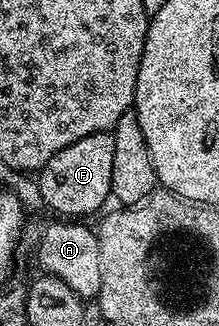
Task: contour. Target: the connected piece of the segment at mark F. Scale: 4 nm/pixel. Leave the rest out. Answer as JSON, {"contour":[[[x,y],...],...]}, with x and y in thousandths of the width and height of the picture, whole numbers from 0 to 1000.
{"contour":[[[466,402],[461,408],[425,408],[406,420],[370,420],[370,433],[333,433],[333,445],[297,445],[297,457],[279,457],[279,469],[260,469],[242,482],[224,482],[224,494],[196,509],[196,521],[174,528],[169,552],[187,586],[187,613],[201,626],[219,623],[242,644],[256,647],[256,663],[269,666],[397,666],[379,660],[416,660],[429,647],[466,650],[475,644],[470,620],[484,610],[511,607],[507,558],[516,555],[516,411],[507,402]]]}

